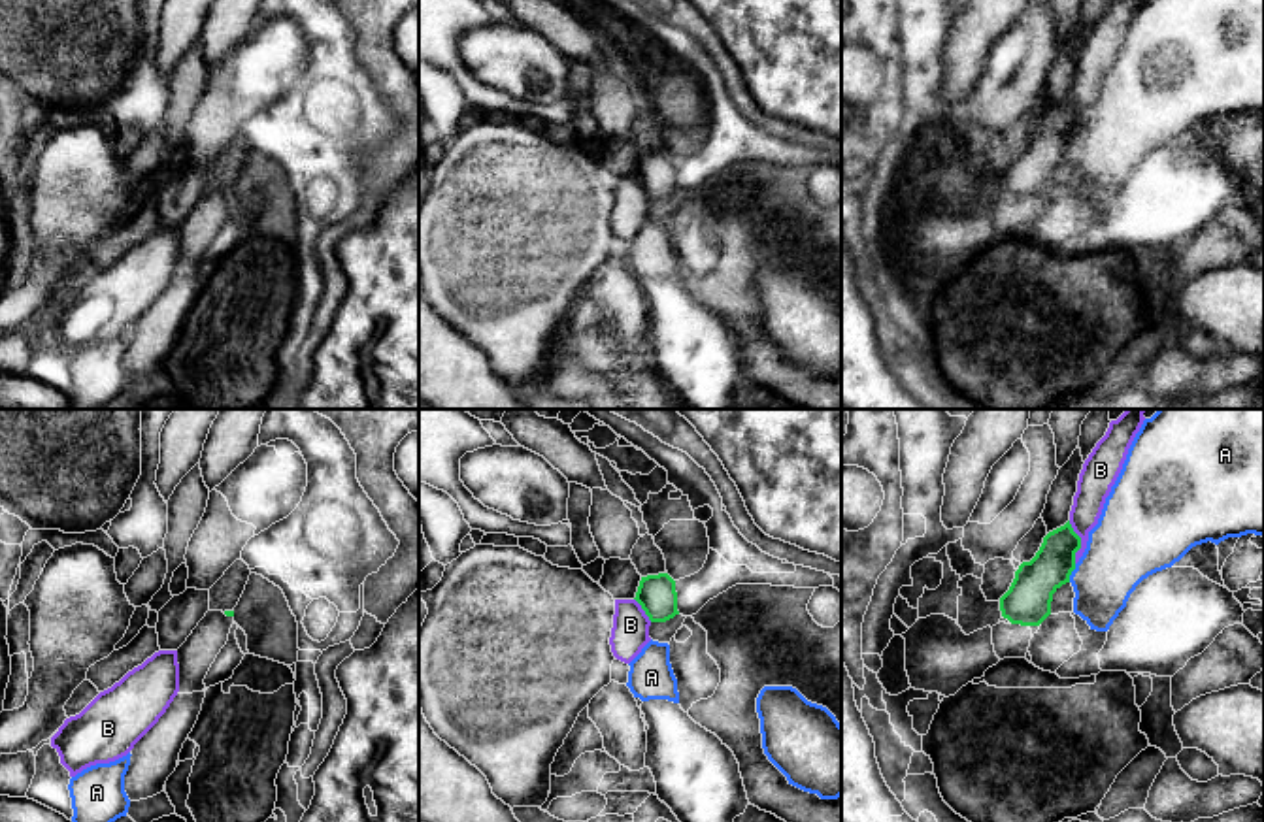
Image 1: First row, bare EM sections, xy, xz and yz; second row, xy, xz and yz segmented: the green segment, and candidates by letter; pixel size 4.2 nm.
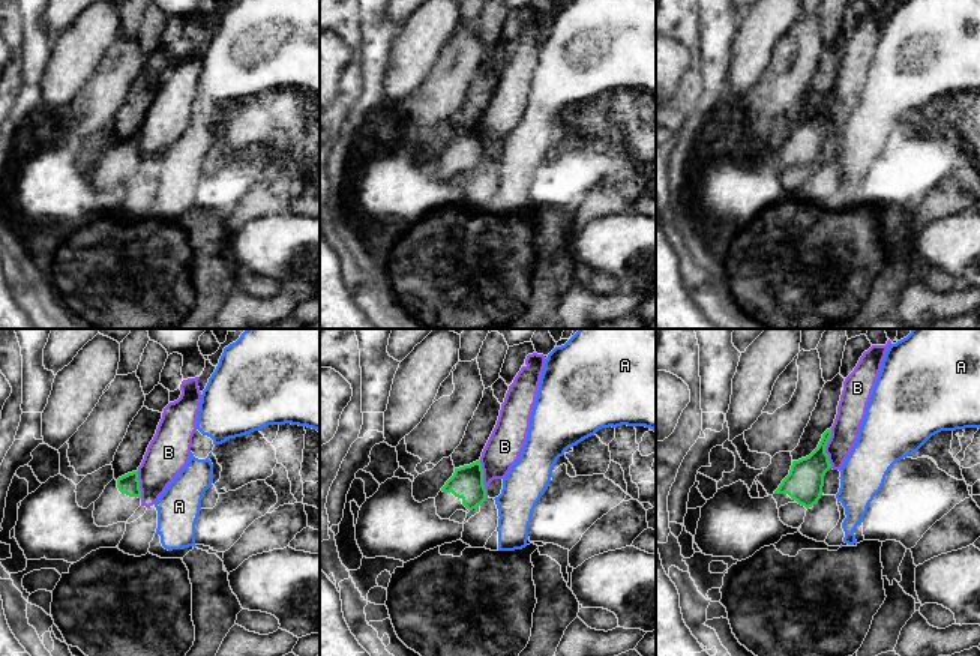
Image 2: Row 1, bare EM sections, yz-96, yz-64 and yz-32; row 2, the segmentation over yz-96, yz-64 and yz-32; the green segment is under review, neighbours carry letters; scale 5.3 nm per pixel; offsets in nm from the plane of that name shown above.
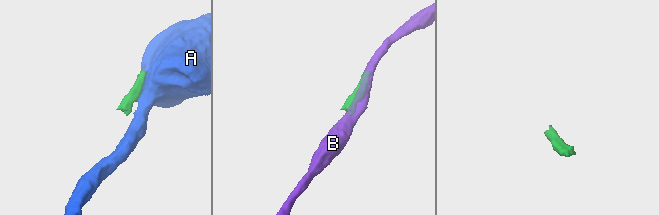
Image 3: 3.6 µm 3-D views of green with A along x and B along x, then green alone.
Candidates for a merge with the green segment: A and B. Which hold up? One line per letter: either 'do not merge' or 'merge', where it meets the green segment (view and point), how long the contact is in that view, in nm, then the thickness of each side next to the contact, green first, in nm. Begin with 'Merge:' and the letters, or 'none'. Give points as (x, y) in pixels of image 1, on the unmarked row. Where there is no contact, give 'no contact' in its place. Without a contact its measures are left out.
Merge: none
A: do not merge | yz (1070, 151) | 90 nm | 200/320 nm
B: do not merge | yz (1080, 119) | 190 nm | 180/140 nm

